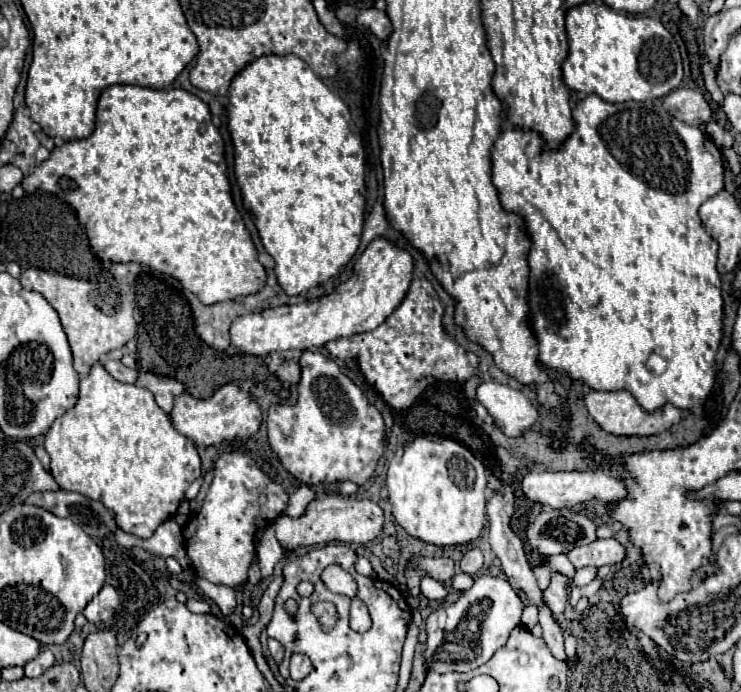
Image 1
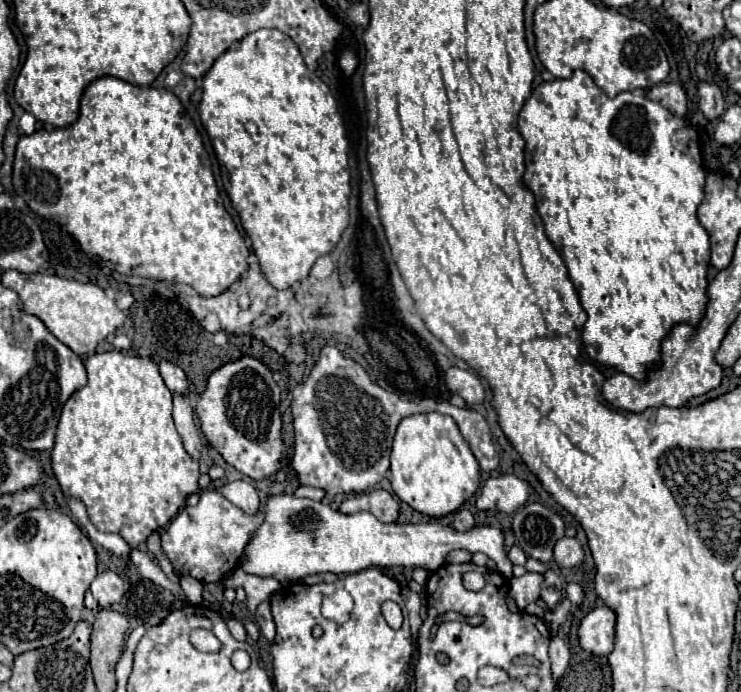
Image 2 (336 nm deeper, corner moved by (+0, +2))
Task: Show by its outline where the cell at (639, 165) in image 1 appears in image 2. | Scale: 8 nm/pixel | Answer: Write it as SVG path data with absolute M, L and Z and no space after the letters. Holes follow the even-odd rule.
M576 70L570 78L556 78L552 82L542 82L532 90L532 96L524 104L520 118L518 118L520 134L526 140L524 156L526 156L526 172L524 172L524 186L534 194L536 198L536 210L544 222L546 236L556 246L558 254L562 256L570 280L580 296L580 304L588 314L588 320L582 328L582 342L588 352L588 356L602 366L614 368L618 372L624 372L636 380L644 380L650 364L660 362L660 340L668 336L670 328L678 322L698 324L698 320L704 316L706 308L706 268L710 260L710 242L708 234L702 228L702 224L696 218L696 210L700 202L704 200L704 168L700 158L700 146L698 146L698 134L696 130L682 118L668 112L660 102L652 102L646 96L634 94L634 92L620 92L614 98L608 98L594 80L584 72Z

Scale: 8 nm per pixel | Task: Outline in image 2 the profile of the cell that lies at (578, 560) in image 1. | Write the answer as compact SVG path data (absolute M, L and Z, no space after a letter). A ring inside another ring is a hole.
M560 538L554 546L554 560L560 568L576 568L584 562L584 550L576 538Z

